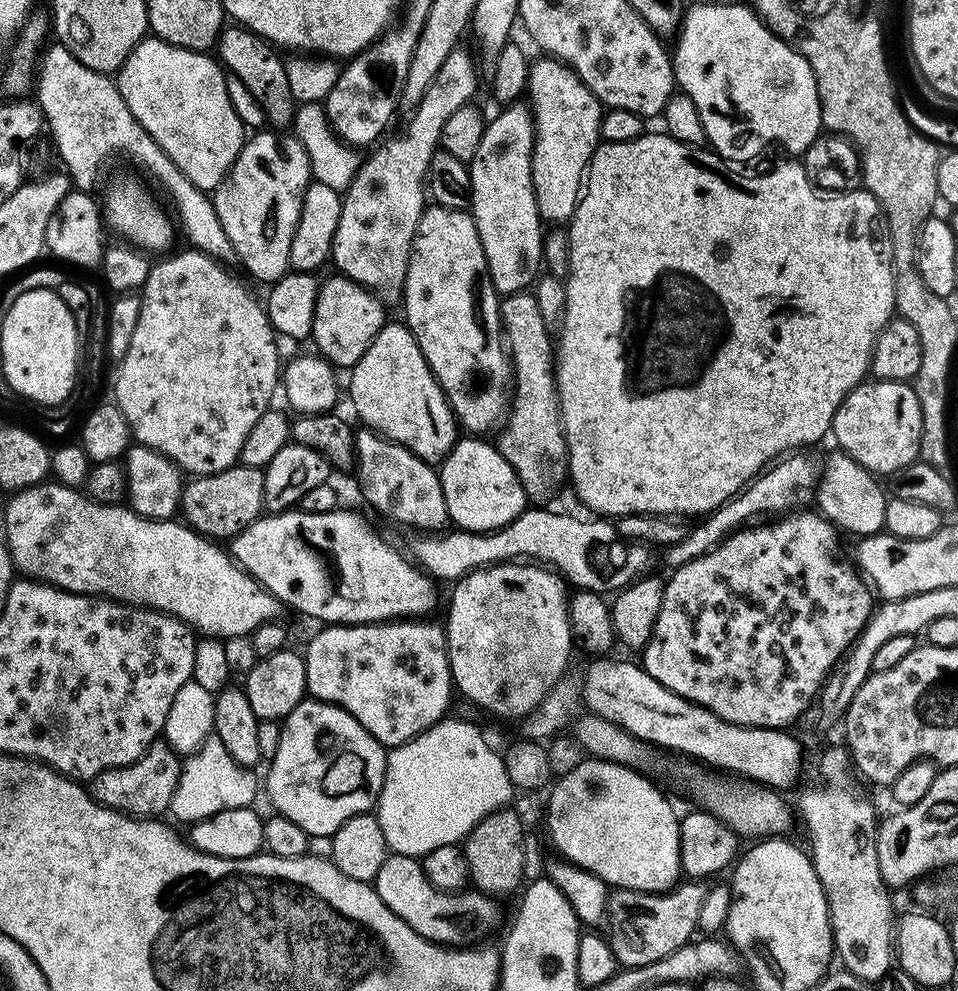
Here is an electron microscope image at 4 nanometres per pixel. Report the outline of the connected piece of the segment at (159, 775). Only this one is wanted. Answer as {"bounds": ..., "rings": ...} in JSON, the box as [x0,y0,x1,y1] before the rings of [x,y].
{"bounds":[90,738,182,818],"rings":[[[163,738],[156,740],[134,762],[121,768],[111,768],[90,781],[92,797],[102,806],[125,812],[137,818],[160,818],[171,809],[174,790],[178,790],[178,778],[182,756],[175,752]]]}

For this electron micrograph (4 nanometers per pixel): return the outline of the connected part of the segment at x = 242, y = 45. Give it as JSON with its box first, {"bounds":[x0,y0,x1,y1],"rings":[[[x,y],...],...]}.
{"bounds":[214,26,298,130],"rings":[[[225,26],[220,31],[214,52],[231,77],[242,82],[242,86],[246,86],[246,90],[254,94],[258,106],[262,106],[265,121],[273,129],[284,130],[293,123],[298,103],[290,92],[285,57],[280,57],[283,55],[273,45],[246,27]]]}

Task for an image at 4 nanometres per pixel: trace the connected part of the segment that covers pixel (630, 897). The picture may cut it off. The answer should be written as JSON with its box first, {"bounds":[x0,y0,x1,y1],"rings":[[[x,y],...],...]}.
{"bounds":[607,882,708,969],"rings":[[[680,882],[667,892],[639,892],[612,888],[607,898],[607,915],[612,918],[610,943],[621,969],[641,968],[658,962],[689,943],[698,932],[698,914],[708,888],[700,882]]]}

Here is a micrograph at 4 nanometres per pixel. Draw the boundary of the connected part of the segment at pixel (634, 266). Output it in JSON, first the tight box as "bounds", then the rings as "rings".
{"bounds":[554,130,896,518],"rings":[[[659,130],[659,132],[652,132],[652,133],[650,133],[650,132],[651,132],[651,131],[649,131],[649,132],[648,132],[648,133],[647,133],[647,134],[641,134],[641,136],[639,136],[639,137],[638,137],[638,138],[634,138],[634,139],[633,139],[633,140],[631,140],[631,141],[630,141],[630,142],[618,142],[618,143],[617,143],[617,144],[610,144],[610,143],[607,143],[607,142],[604,142],[604,143],[601,143],[601,144],[600,144],[600,145],[599,145],[599,147],[597,147],[597,149],[596,149],[596,152],[595,152],[595,153],[594,153],[594,155],[593,155],[593,156],[592,156],[592,160],[591,160],[591,162],[590,162],[590,163],[589,163],[589,164],[588,164],[588,170],[587,170],[587,173],[586,173],[586,179],[585,179],[585,181],[584,181],[584,183],[583,183],[583,185],[582,185],[582,191],[581,191],[581,194],[580,194],[580,200],[579,200],[579,201],[578,201],[578,203],[577,203],[577,204],[576,204],[576,209],[575,209],[575,210],[574,210],[574,214],[573,214],[573,215],[572,215],[572,218],[571,218],[571,220],[569,220],[569,221],[568,221],[568,223],[567,223],[567,225],[566,225],[566,233],[567,233],[567,236],[568,236],[568,248],[569,248],[569,270],[568,270],[568,275],[567,275],[567,277],[566,277],[566,283],[565,283],[565,285],[564,285],[564,289],[565,289],[565,290],[566,290],[566,306],[565,306],[565,307],[564,307],[564,318],[563,318],[563,320],[561,320],[561,321],[560,321],[560,323],[559,323],[559,325],[558,325],[558,331],[560,331],[560,340],[559,340],[559,336],[558,336],[558,343],[557,343],[557,344],[556,344],[556,345],[555,345],[555,348],[554,348],[554,375],[555,375],[555,378],[556,378],[556,398],[557,398],[557,400],[559,400],[559,401],[560,401],[560,421],[561,421],[561,422],[562,422],[562,426],[563,426],[563,427],[564,427],[564,437],[565,437],[565,438],[566,438],[566,442],[567,442],[567,443],[568,443],[568,480],[569,480],[569,481],[570,481],[570,488],[571,488],[571,484],[572,484],[572,488],[573,488],[573,490],[574,490],[574,491],[576,491],[576,496],[577,496],[577,498],[578,498],[578,499],[580,499],[580,500],[581,500],[581,502],[582,502],[582,503],[584,503],[584,504],[585,504],[585,506],[586,506],[586,507],[588,507],[588,508],[589,508],[589,510],[590,510],[590,511],[592,511],[592,512],[589,512],[589,513],[592,513],[592,514],[595,514],[595,515],[596,515],[596,516],[597,516],[597,517],[600,517],[600,518],[623,518],[623,517],[626,517],[626,516],[670,516],[670,517],[673,517],[673,518],[685,518],[685,517],[684,517],[684,516],[696,516],[696,517],[692,517],[692,518],[703,518],[703,517],[705,517],[705,516],[707,516],[707,515],[708,515],[708,513],[710,513],[710,512],[714,512],[714,511],[716,511],[716,509],[717,509],[717,508],[720,508],[720,507],[721,507],[721,506],[723,506],[723,504],[724,504],[724,503],[726,503],[726,501],[727,501],[727,500],[730,500],[730,499],[732,499],[732,497],[733,497],[733,496],[735,496],[735,495],[736,495],[736,493],[737,493],[737,492],[739,492],[739,491],[741,491],[741,489],[743,489],[743,488],[744,488],[744,487],[745,487],[745,486],[747,486],[747,485],[749,485],[749,484],[751,484],[751,483],[752,483],[752,481],[753,481],[753,480],[755,480],[755,479],[756,479],[756,477],[757,477],[757,476],[759,476],[759,475],[760,475],[760,473],[761,473],[761,472],[763,472],[763,471],[765,471],[765,469],[767,469],[767,468],[768,468],[768,467],[769,467],[769,465],[771,465],[771,464],[772,464],[772,463],[773,463],[773,461],[775,461],[775,460],[776,460],[776,459],[777,459],[777,458],[780,458],[780,457],[783,457],[783,456],[784,456],[784,455],[785,455],[785,454],[788,454],[788,453],[791,453],[791,452],[792,452],[792,451],[793,451],[793,450],[796,450],[796,449],[800,449],[800,450],[804,450],[804,449],[807,449],[807,448],[808,448],[808,447],[809,447],[809,446],[816,446],[816,445],[812,445],[812,444],[816,444],[816,443],[818,443],[818,442],[819,442],[819,440],[820,440],[820,439],[822,439],[822,438],[823,438],[823,436],[824,436],[824,435],[825,435],[825,436],[826,436],[826,437],[827,437],[827,436],[828,436],[828,435],[829,435],[829,433],[831,433],[831,431],[832,431],[832,419],[833,419],[833,418],[834,418],[834,414],[835,414],[835,413],[836,413],[836,411],[837,411],[837,410],[839,410],[839,409],[840,409],[840,403],[842,403],[842,402],[843,402],[843,400],[845,400],[845,399],[846,399],[846,397],[847,397],[847,396],[849,396],[849,394],[850,394],[850,393],[852,393],[852,391],[854,391],[854,389],[855,389],[855,388],[856,388],[856,387],[857,387],[857,386],[859,386],[859,384],[863,384],[863,383],[865,383],[865,380],[866,380],[866,377],[867,377],[867,376],[868,376],[868,375],[869,375],[869,372],[870,372],[870,369],[871,369],[871,367],[872,367],[872,351],[873,351],[873,350],[875,350],[875,348],[876,348],[876,339],[877,339],[877,338],[878,338],[878,334],[879,334],[879,333],[880,333],[880,332],[881,332],[881,331],[882,331],[882,329],[883,329],[883,328],[885,328],[885,326],[886,326],[886,325],[887,325],[887,324],[888,324],[888,322],[889,322],[889,320],[891,320],[891,319],[893,319],[893,316],[894,316],[894,313],[895,313],[895,312],[896,312],[896,266],[895,266],[895,264],[893,264],[893,263],[892,263],[892,239],[891,239],[891,238],[890,238],[890,234],[889,234],[889,233],[888,233],[888,223],[886,223],[886,221],[885,221],[885,220],[884,220],[884,212],[883,212],[883,210],[881,210],[881,208],[880,208],[880,203],[879,203],[879,202],[878,202],[878,201],[877,201],[877,200],[876,200],[876,199],[874,199],[874,197],[872,197],[872,196],[871,196],[871,195],[870,195],[870,193],[868,193],[868,191],[867,191],[867,190],[857,190],[857,191],[855,191],[855,192],[833,192],[833,193],[831,193],[831,194],[825,194],[825,193],[824,193],[824,192],[823,192],[823,191],[821,191],[821,189],[819,189],[819,188],[817,188],[817,187],[816,187],[816,185],[815,185],[815,184],[813,184],[813,183],[812,183],[812,181],[811,181],[811,180],[809,180],[809,178],[808,178],[808,175],[807,175],[807,174],[806,174],[806,170],[805,170],[805,169],[804,169],[804,165],[803,165],[803,163],[800,163],[800,162],[797,162],[797,161],[796,161],[796,160],[795,160],[795,159],[792,159],[792,158],[788,158],[788,159],[786,159],[786,160],[788,160],[788,161],[786,161],[786,162],[785,162],[785,164],[780,164],[780,165],[778,165],[778,166],[777,166],[777,168],[776,168],[776,169],[774,169],[774,170],[773,170],[773,172],[768,172],[768,173],[766,173],[766,174],[765,174],[765,176],[743,176],[743,174],[742,174],[742,173],[740,173],[740,172],[731,172],[731,170],[730,170],[730,169],[732,169],[732,168],[731,168],[731,167],[729,167],[729,165],[728,165],[728,164],[727,164],[727,163],[725,163],[725,161],[724,161],[724,160],[722,160],[722,159],[721,159],[721,158],[720,158],[720,156],[718,156],[718,155],[717,155],[717,154],[716,154],[716,152],[714,152],[714,151],[712,151],[712,150],[709,150],[709,149],[708,149],[708,148],[707,148],[707,147],[704,147],[704,146],[701,146],[701,147],[692,147],[692,146],[691,146],[691,145],[689,145],[689,144],[683,144],[683,143],[682,143],[682,142],[680,142],[680,141],[676,141],[676,140],[675,140],[675,138],[673,138],[673,137],[672,137],[672,136],[670,136],[670,135],[667,135],[667,134],[665,134],[665,133],[664,133],[664,132],[663,132],[663,131],[660,131],[660,130]]]}

